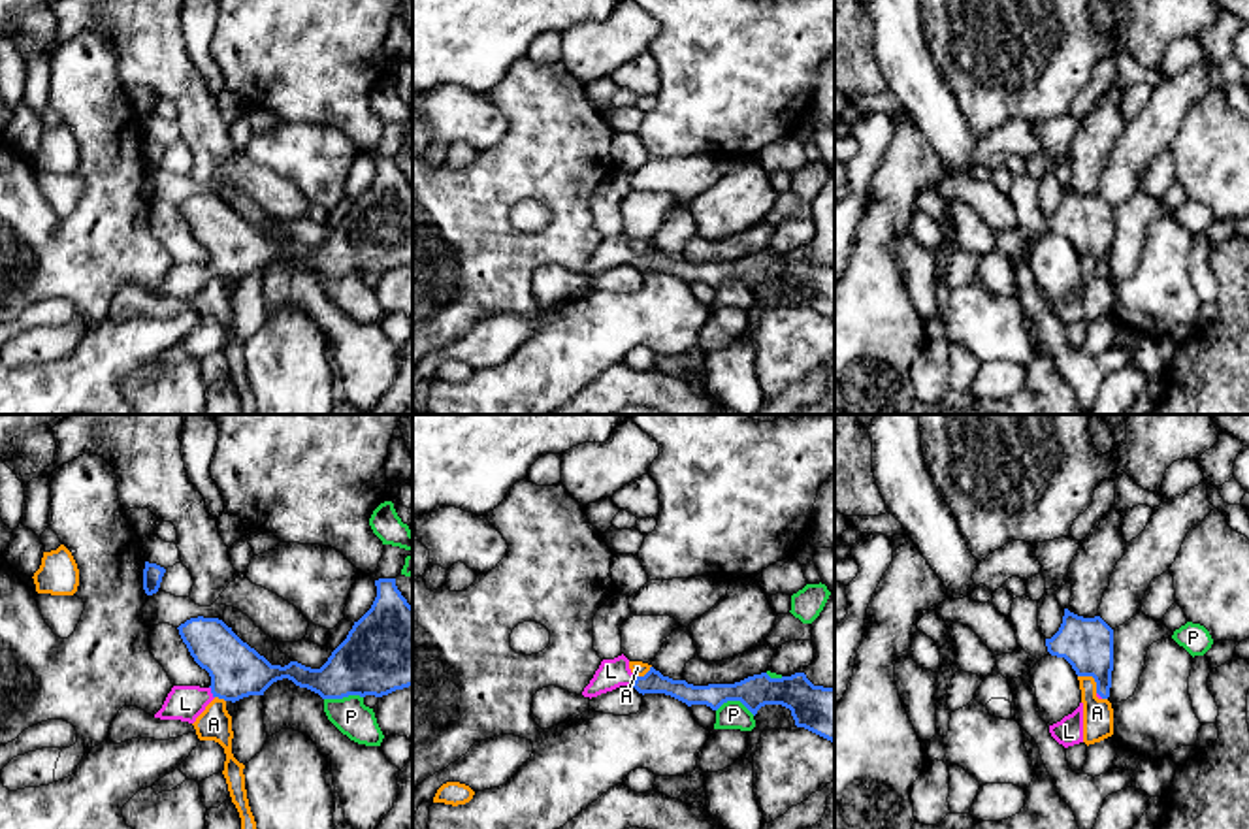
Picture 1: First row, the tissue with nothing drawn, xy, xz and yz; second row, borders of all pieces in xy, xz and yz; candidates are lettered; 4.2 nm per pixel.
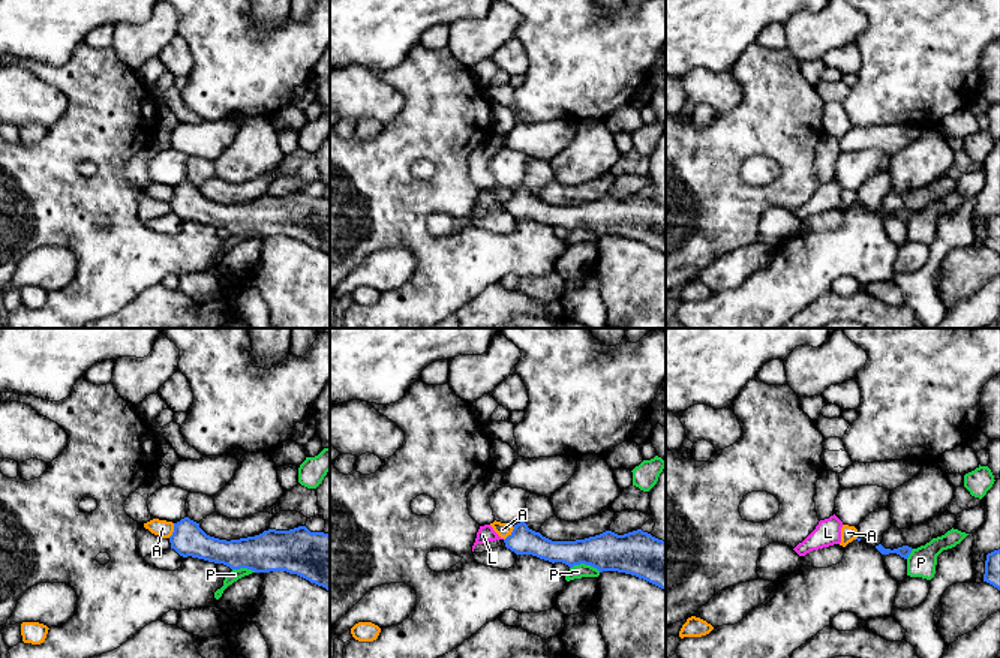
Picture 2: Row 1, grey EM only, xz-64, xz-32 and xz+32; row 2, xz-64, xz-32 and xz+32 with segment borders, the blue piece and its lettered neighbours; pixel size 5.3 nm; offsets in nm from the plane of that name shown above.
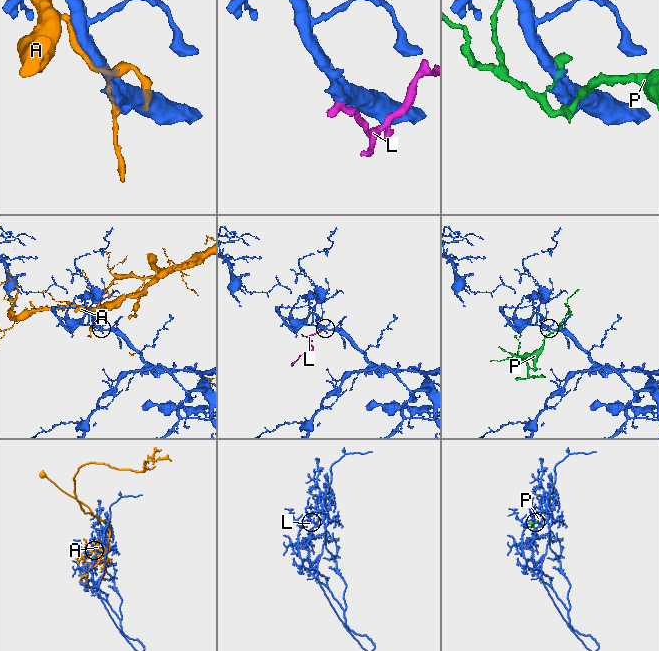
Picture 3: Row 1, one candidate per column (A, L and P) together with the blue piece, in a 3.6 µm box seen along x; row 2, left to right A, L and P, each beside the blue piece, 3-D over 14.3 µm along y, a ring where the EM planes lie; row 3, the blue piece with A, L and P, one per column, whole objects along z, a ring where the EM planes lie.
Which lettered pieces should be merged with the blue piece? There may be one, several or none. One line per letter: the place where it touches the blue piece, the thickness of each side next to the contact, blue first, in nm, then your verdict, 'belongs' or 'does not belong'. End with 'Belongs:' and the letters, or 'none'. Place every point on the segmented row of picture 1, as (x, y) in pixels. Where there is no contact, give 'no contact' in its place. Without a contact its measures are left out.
A: meets blue in yz at (1093, 677); 220 nm thick on the blue side, 130 nm on the other; does not belong
L: meets blue in xy at (211, 692); 240 nm thick on the blue side, 150 nm on the other; belongs
P: meets blue in xy at (343, 696); 340 nm thick on the blue side, 160 nm on the other; does not belong
Belongs: L

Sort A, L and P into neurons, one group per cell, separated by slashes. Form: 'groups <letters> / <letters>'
groups A / L / P

